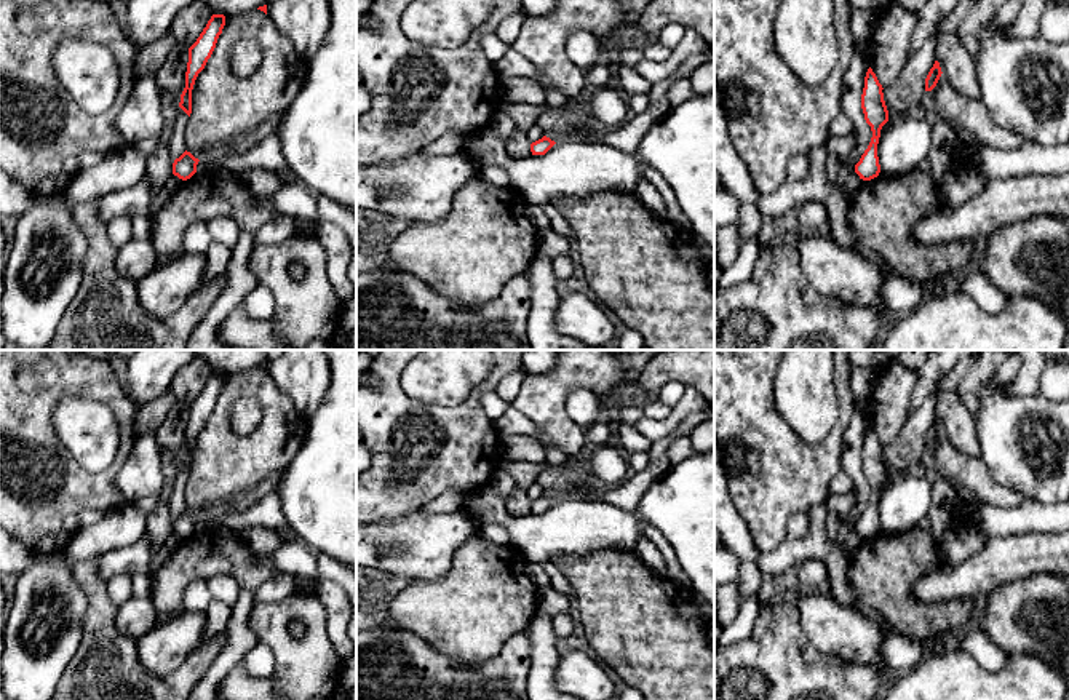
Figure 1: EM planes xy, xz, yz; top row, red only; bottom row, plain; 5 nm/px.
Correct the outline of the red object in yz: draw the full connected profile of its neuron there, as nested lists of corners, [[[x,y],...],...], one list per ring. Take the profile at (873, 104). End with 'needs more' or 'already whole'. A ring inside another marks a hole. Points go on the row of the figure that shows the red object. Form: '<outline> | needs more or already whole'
[[[869,67],[864,77],[861,109],[866,123],[871,126],[872,137],[860,161],[855,165],[855,173],[863,181],[871,181],[877,177],[880,173],[877,144],[880,137],[880,129],[888,121],[888,110],[884,101],[882,89],[882,85],[879,83],[876,74]]] | already whole

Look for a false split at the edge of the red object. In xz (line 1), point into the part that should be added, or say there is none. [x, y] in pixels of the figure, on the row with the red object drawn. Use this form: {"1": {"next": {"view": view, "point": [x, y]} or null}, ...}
{"1": {"next": null}}

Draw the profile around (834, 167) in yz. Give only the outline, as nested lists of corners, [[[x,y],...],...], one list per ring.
[[[829,153],[825,163],[825,173],[831,185],[840,185],[844,179],[845,163],[836,155]]]

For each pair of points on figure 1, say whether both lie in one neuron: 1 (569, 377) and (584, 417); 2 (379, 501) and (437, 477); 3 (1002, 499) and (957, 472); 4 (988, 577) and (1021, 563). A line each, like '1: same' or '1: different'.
1: different
2: same
3: same
4: same

